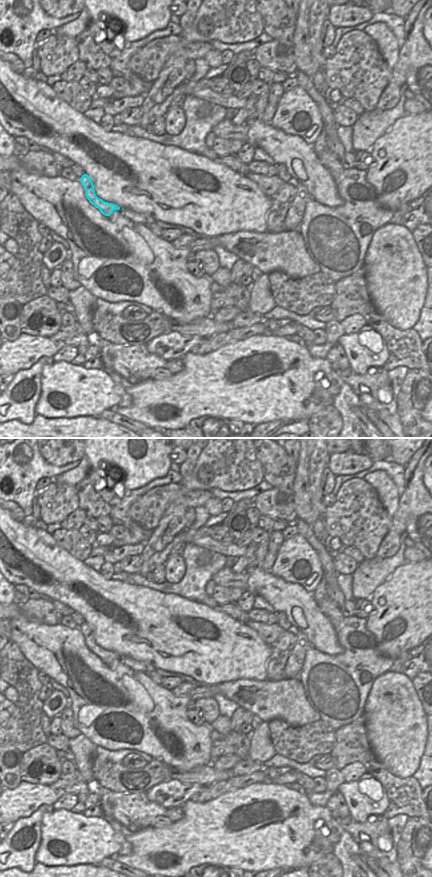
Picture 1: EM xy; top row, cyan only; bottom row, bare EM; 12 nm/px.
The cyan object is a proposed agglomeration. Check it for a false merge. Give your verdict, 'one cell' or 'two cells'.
one cell

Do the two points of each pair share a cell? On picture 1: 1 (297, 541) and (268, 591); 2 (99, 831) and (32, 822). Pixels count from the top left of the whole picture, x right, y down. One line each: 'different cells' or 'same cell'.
1: different cells
2: different cells

